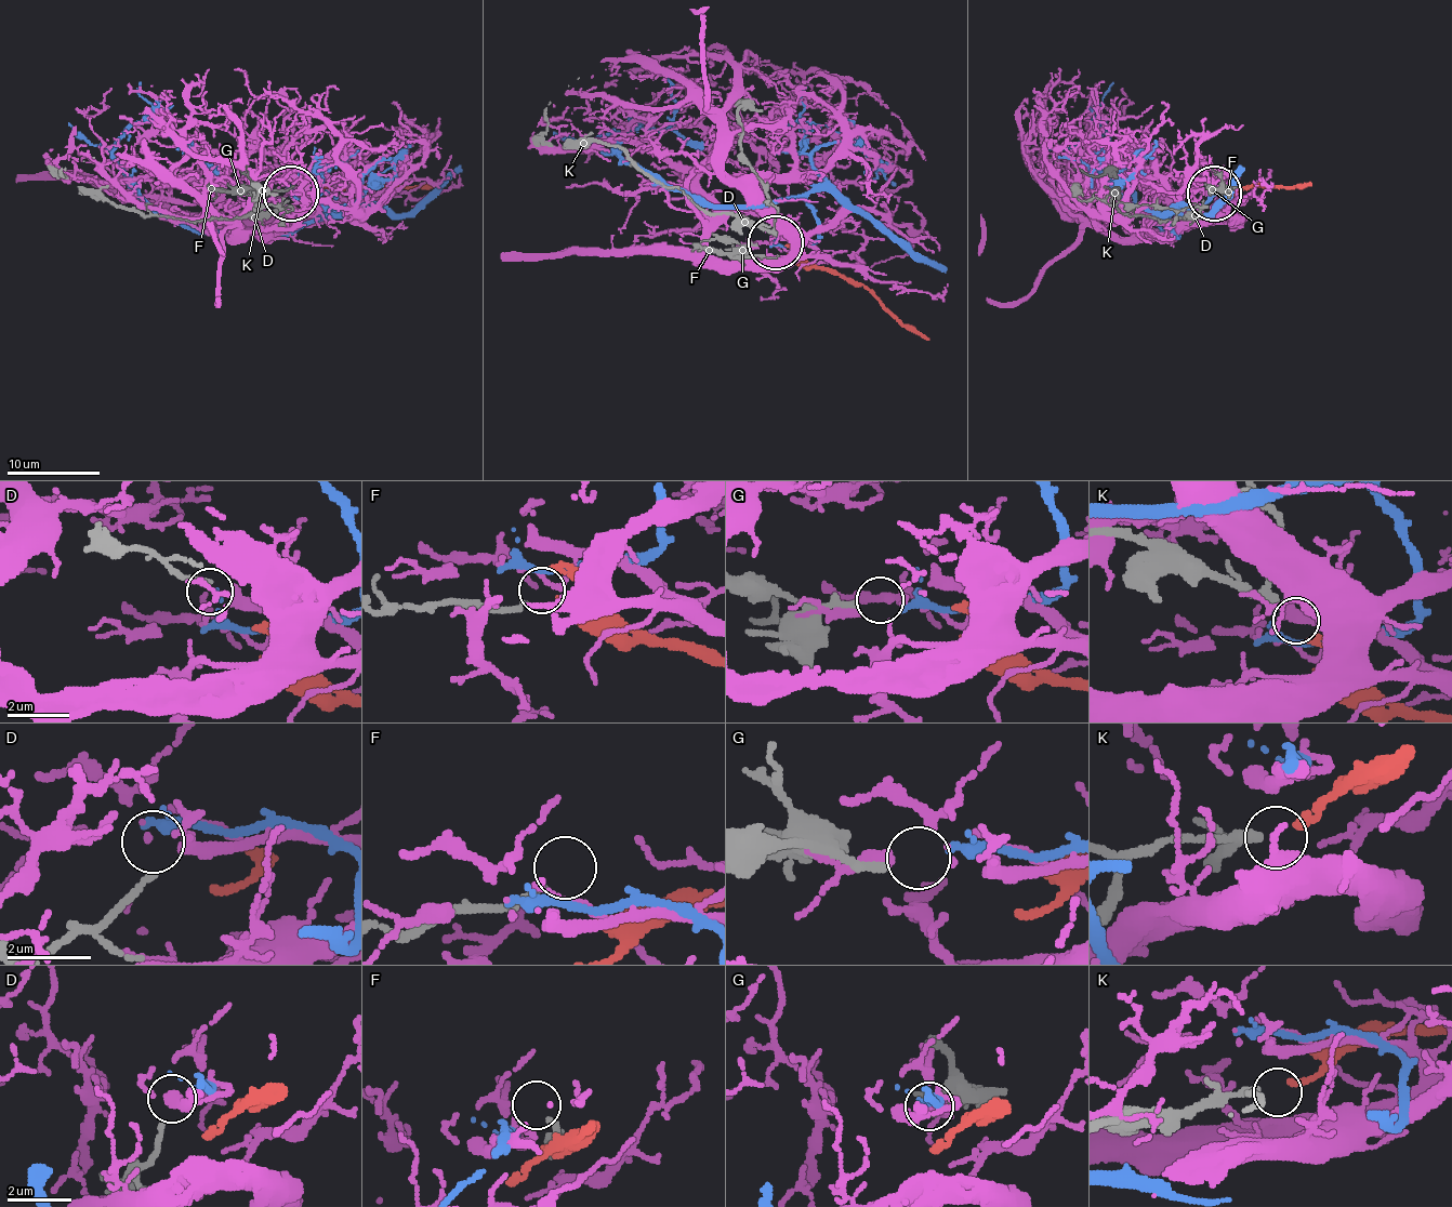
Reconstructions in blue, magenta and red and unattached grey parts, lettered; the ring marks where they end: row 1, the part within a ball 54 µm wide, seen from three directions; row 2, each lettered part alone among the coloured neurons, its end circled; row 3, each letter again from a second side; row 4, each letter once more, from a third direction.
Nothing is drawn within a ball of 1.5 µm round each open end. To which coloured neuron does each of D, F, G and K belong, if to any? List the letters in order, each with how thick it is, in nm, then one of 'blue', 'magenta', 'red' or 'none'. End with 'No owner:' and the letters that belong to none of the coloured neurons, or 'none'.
D: calibre 150 nm; none
F: calibre 160 nm; none
G: calibre 200 nm; blue
K: calibre 190 nm; red
No owner: D, F

